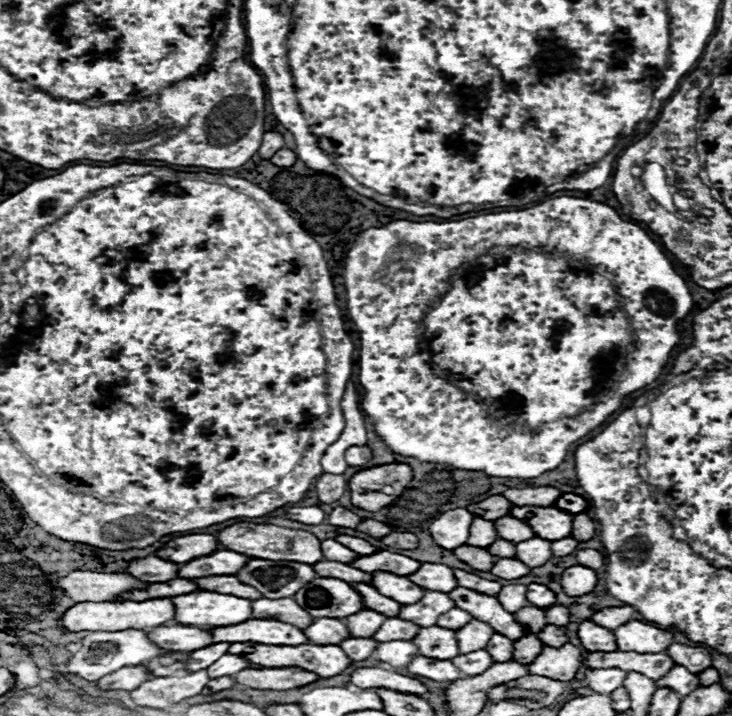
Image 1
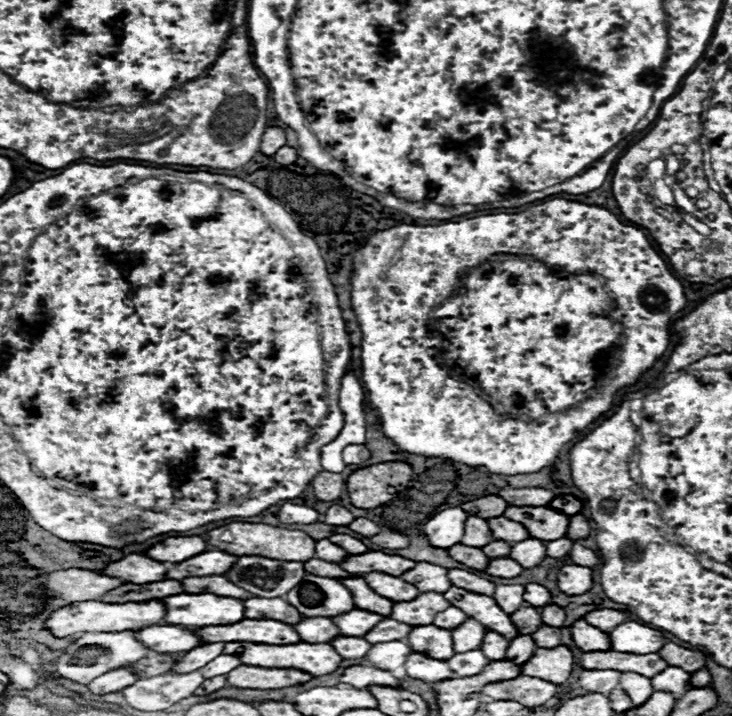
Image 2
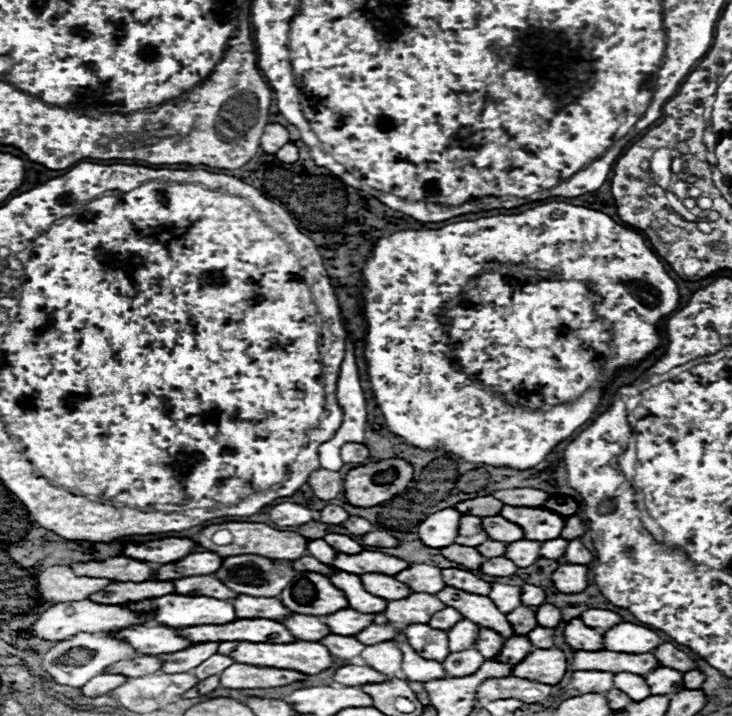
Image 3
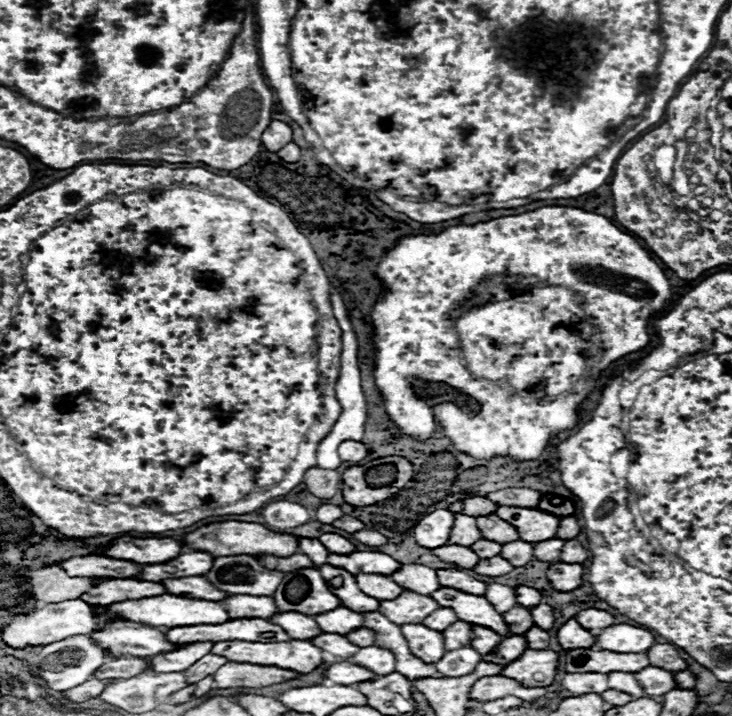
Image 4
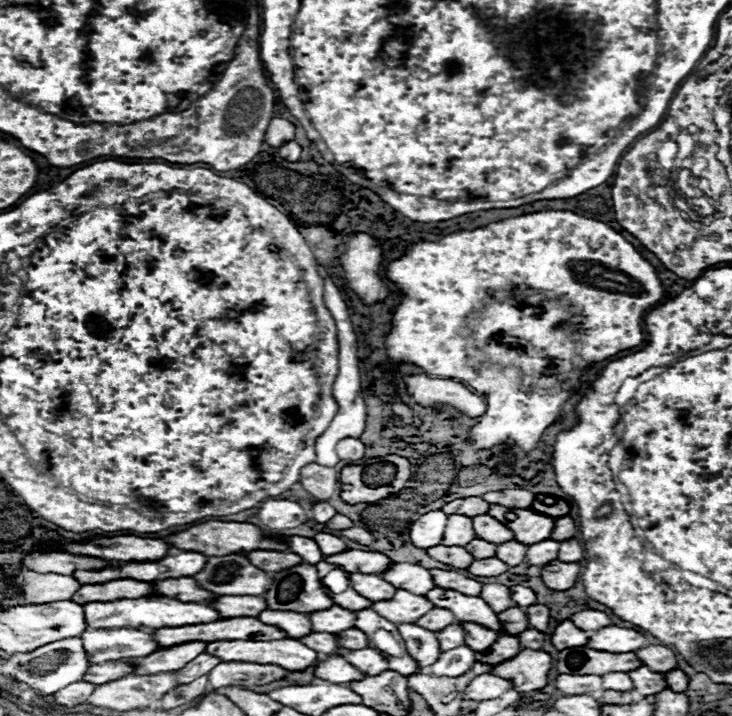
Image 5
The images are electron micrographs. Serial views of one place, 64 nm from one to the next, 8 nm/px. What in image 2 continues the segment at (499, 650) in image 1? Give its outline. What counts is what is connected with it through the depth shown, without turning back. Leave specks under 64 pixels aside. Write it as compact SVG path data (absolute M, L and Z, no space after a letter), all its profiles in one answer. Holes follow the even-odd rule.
M488 632L488 636L484 638L484 652L488 656L488 660L504 660L506 658L506 650L508 650L510 640L506 640L504 636L500 636L498 632Z

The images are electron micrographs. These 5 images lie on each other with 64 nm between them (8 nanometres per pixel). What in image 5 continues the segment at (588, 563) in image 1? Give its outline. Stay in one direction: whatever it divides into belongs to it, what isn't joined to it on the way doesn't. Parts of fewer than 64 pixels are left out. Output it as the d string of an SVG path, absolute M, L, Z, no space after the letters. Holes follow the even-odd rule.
M576 538L564 540L564 542L560 544L558 560L560 560L560 562L580 562L580 560L584 560L584 550L582 550L580 542L578 542Z

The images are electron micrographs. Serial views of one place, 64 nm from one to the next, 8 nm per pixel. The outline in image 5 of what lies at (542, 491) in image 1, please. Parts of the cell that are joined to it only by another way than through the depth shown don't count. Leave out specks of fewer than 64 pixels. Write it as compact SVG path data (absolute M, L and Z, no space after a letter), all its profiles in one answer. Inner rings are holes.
M516 488L516 490L500 490L500 492L486 492L482 496L490 504L502 504L506 508L532 508L536 494Z

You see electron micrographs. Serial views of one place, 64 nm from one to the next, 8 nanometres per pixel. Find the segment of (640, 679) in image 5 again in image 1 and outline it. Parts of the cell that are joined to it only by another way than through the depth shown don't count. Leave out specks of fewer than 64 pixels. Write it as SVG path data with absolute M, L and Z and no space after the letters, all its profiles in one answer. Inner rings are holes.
M674 666L662 680L656 682L658 688L672 688L674 692L680 692L680 696L688 696L692 690L696 690L700 686L700 678L698 674L690 672L684 666Z

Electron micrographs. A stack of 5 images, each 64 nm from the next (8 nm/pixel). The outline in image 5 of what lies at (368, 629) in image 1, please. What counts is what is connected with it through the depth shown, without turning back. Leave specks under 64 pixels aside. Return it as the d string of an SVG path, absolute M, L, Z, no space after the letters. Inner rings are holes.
M332 606L328 610L320 610L320 612L312 612L308 614L308 618L312 620L314 632L328 632L328 634L340 634L344 630L354 628L356 622L356 612L340 608L340 606Z

